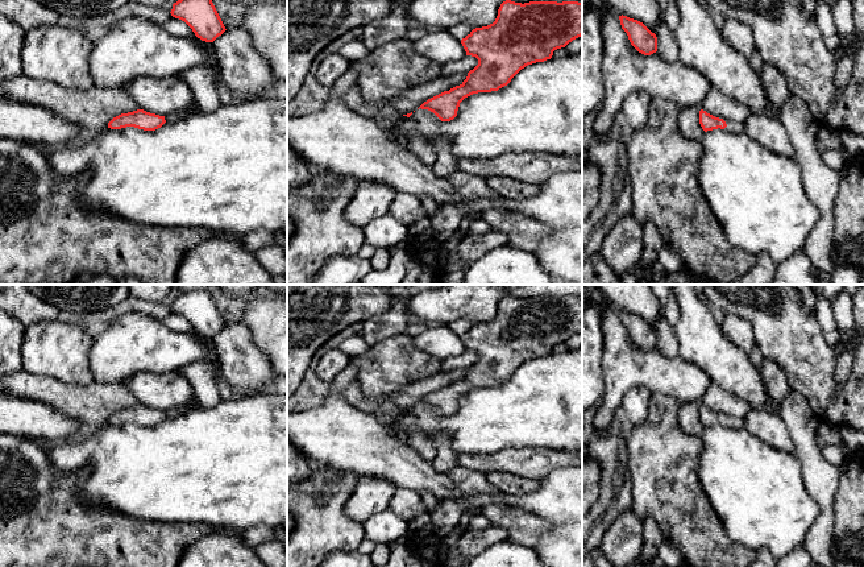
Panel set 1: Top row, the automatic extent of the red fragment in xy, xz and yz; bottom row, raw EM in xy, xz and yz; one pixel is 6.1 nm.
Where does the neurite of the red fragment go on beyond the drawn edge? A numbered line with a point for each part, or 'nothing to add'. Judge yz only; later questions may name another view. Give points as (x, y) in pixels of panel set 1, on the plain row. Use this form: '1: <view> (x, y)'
1: yz (735, 422)

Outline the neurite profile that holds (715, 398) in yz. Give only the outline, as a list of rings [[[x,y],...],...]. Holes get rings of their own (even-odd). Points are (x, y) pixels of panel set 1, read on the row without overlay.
[[[715,384],[707,388],[699,402],[715,413],[739,418],[744,418],[752,409],[747,401]]]

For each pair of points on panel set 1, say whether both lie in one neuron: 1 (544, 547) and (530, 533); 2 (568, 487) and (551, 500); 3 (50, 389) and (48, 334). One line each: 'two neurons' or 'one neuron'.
1: two neurons
2: one neuron
3: two neurons

